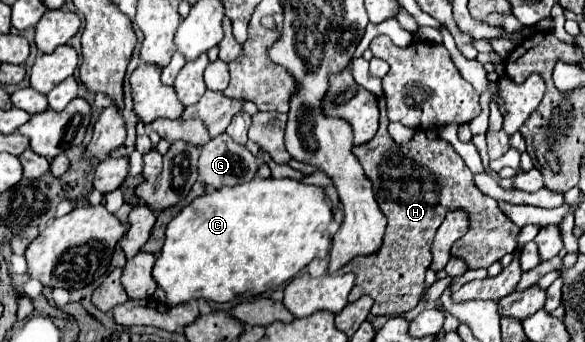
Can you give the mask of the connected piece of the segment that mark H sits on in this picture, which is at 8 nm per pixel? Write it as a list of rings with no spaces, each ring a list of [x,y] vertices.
[[[378,95],[378,107],[378,133],[372,141],[358,145],[352,151],[358,157],[366,177],[372,181],[374,197],[380,205],[380,211],[388,219],[384,245],[378,255],[370,255],[366,259],[356,257],[338,273],[350,271],[356,275],[348,299],[350,303],[360,299],[362,295],[370,295],[374,299],[370,313],[374,317],[392,317],[404,315],[418,305],[422,295],[424,271],[432,263],[432,239],[448,211],[462,209],[470,217],[468,233],[452,247],[452,257],[464,259],[472,269],[490,267],[506,253],[512,253],[520,229],[498,209],[494,199],[478,191],[472,179],[472,171],[466,167],[466,163],[450,143],[446,143],[444,139],[428,139],[424,131],[416,131],[408,143],[398,145],[386,131],[386,109],[382,95]]]

